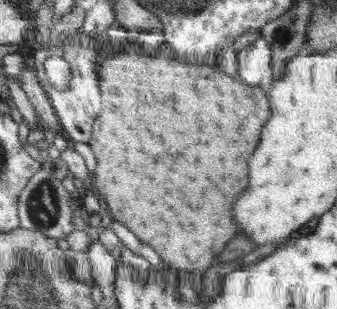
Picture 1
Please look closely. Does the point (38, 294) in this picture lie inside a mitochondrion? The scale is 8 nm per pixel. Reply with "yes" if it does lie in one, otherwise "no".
yes

